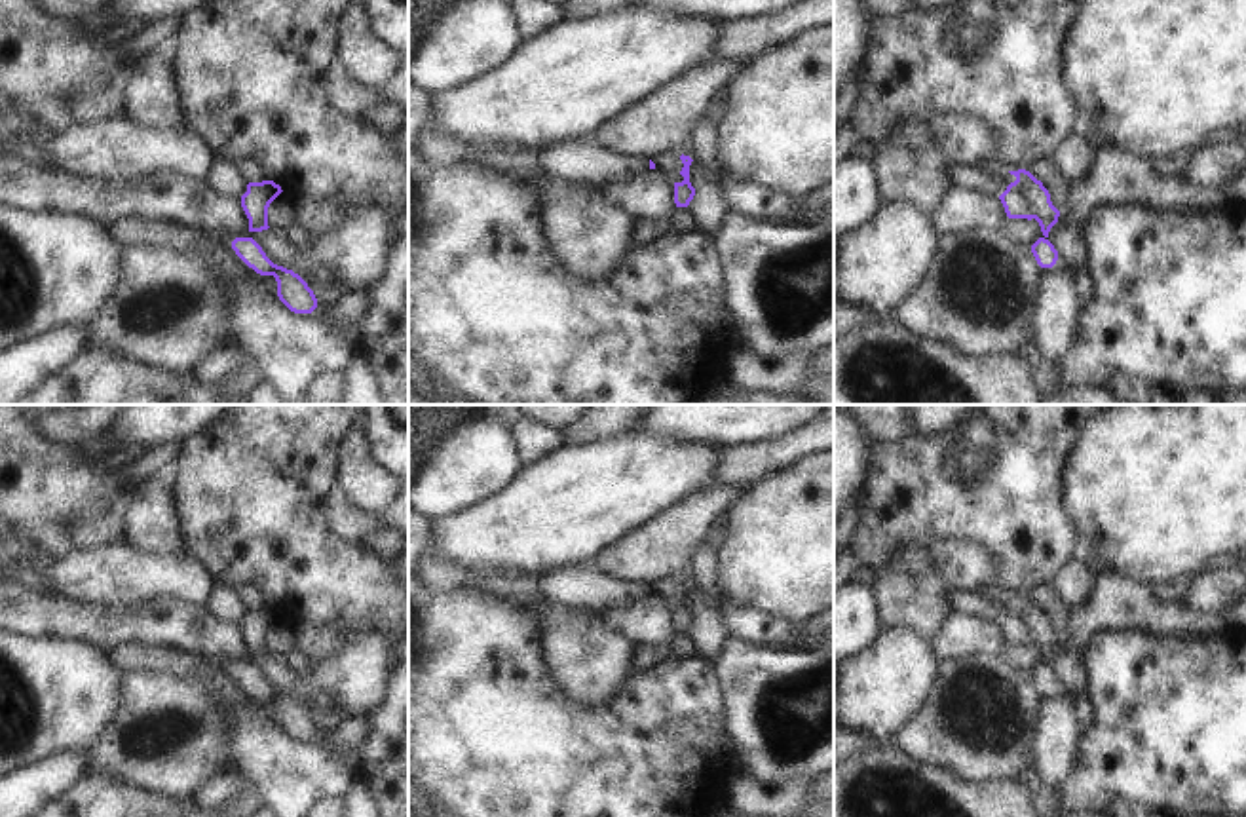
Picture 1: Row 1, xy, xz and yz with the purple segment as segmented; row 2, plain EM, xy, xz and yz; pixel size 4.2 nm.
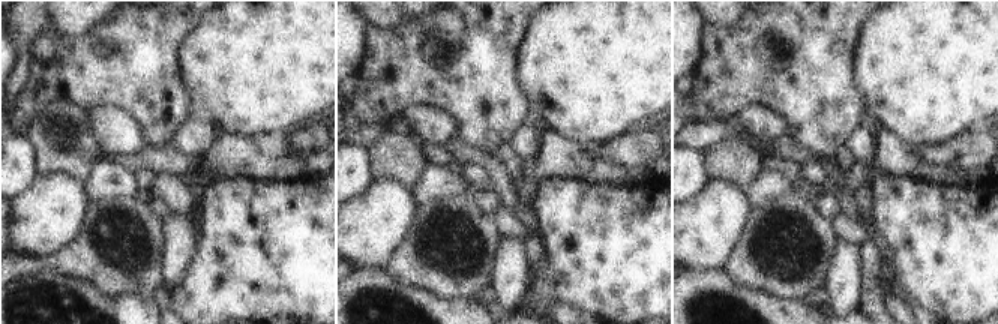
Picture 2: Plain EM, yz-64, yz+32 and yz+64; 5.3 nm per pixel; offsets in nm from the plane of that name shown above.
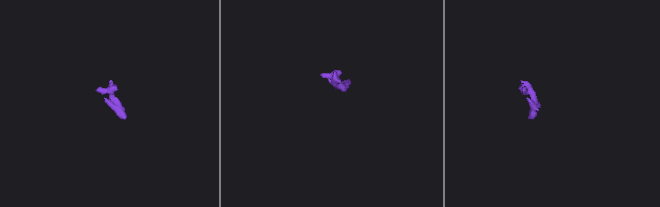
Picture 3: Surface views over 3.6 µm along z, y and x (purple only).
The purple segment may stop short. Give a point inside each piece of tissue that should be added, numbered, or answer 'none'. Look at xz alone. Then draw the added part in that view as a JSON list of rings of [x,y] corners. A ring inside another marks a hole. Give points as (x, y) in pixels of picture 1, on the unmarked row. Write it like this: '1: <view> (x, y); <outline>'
none

